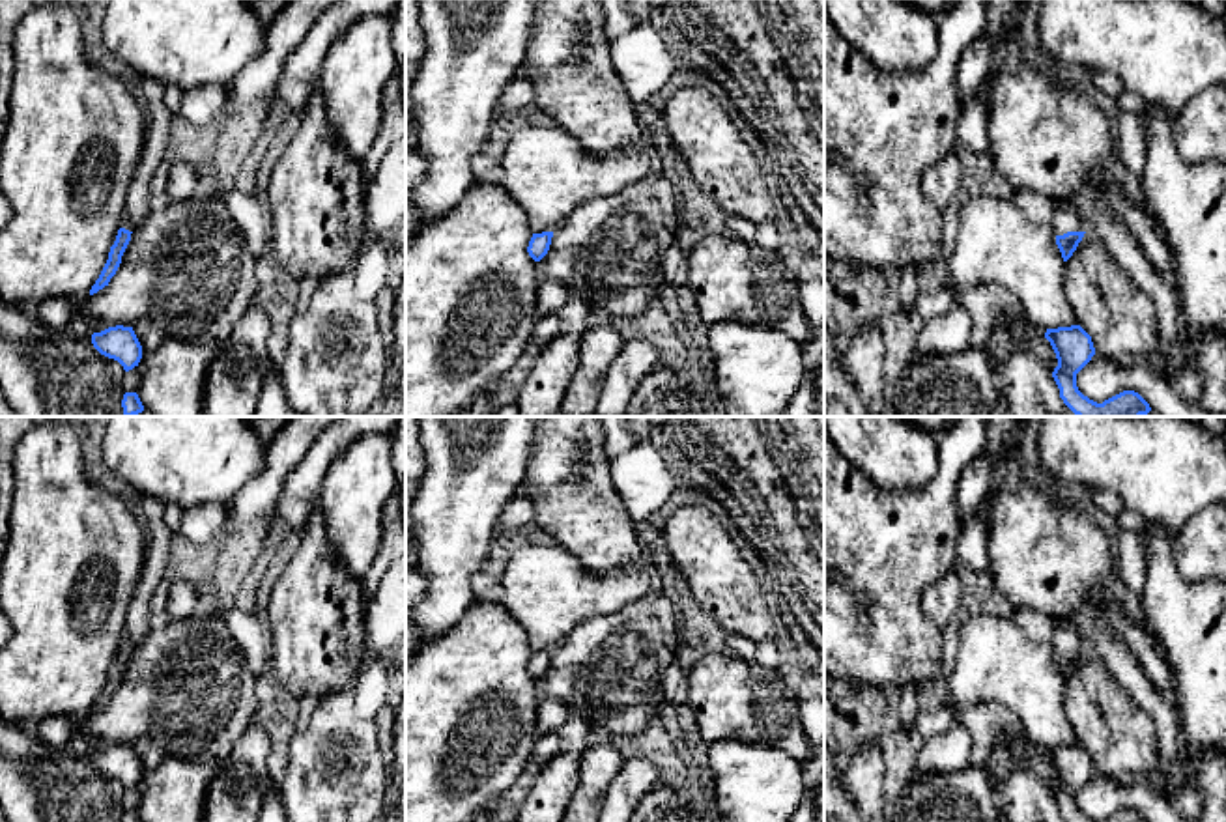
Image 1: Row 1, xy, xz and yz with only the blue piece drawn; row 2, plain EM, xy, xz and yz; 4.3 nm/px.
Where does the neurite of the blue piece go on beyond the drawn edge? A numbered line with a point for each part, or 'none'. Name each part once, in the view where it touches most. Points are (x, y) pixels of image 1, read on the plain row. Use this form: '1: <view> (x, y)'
1: yz (1064, 637)

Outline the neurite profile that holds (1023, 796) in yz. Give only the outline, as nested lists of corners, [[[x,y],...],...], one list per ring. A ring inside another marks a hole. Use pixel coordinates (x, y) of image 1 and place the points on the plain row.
[[[1017,760],[996,788],[1004,822],[1063,822],[1052,790]]]

